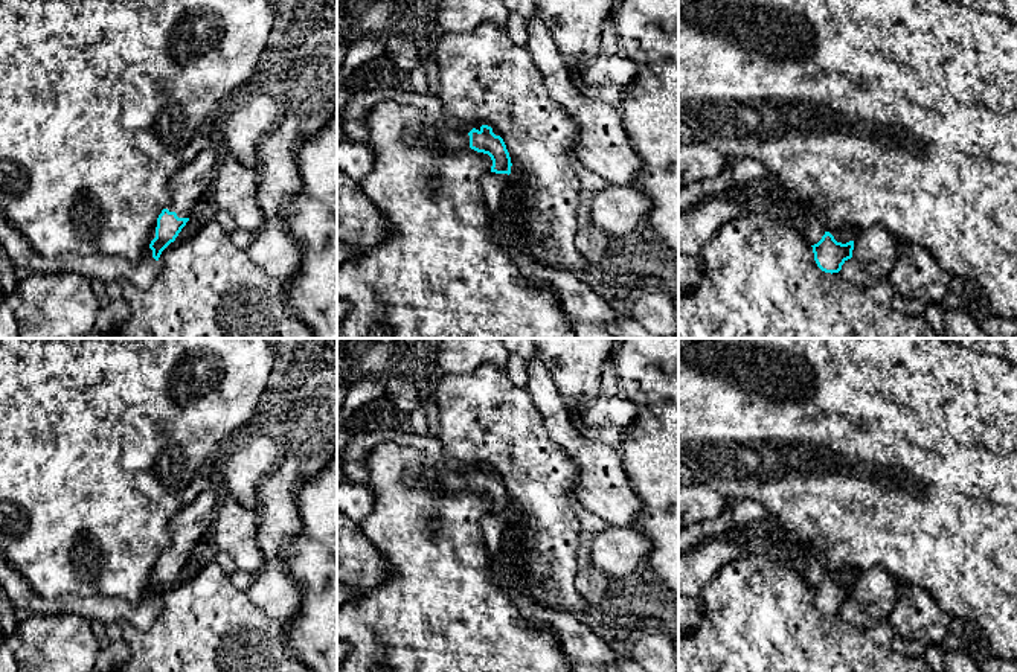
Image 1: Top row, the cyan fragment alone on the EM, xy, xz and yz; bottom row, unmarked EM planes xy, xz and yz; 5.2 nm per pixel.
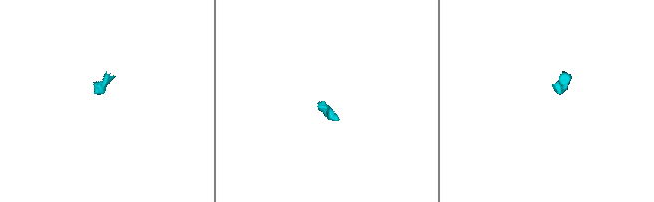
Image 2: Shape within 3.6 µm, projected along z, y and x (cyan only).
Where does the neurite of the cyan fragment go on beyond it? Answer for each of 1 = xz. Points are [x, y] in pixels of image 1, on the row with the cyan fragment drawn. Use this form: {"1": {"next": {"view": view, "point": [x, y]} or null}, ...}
{"1": {"next": {"view": "xz", "point": [359, 101]}}}

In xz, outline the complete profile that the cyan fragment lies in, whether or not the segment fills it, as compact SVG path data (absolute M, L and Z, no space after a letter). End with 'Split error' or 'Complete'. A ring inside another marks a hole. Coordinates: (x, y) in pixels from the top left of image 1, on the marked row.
M349 85L346 102L342 110L337 111L337 122L343 126L346 139L366 140L366 114L374 105L386 101L416 108L419 111L421 123L433 131L432 140L409 131L406 134L406 142L409 145L444 149L447 152L471 148L491 157L491 172L511 174L511 157L499 133L488 125L477 125L470 133L448 130L444 125L442 102L438 96L430 93L418 94L412 90L386 85L371 88L355 88Z. Split error

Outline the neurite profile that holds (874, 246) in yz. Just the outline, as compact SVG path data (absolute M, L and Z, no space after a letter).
M872 226L855 236L852 258L840 271L854 283L871 283L877 273L889 274L900 254L897 241L881 226Z

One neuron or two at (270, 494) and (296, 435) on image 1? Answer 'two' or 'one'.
one

